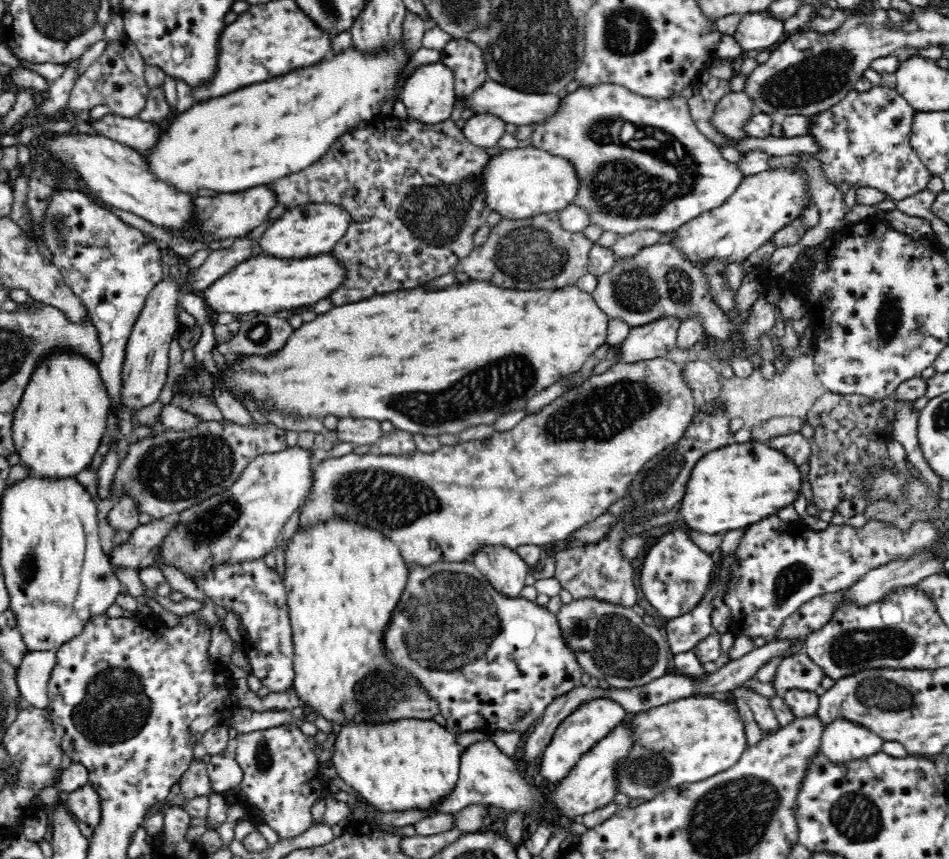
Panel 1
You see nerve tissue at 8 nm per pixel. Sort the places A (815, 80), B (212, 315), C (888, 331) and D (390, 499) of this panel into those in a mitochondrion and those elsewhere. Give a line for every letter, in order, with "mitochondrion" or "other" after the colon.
A: mitochondrion
B: other
C: mitochondrion
D: mitochondrion

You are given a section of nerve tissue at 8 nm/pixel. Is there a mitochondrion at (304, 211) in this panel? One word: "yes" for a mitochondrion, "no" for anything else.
no

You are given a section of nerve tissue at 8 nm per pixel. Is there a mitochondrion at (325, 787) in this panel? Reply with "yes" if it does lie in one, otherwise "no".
no

